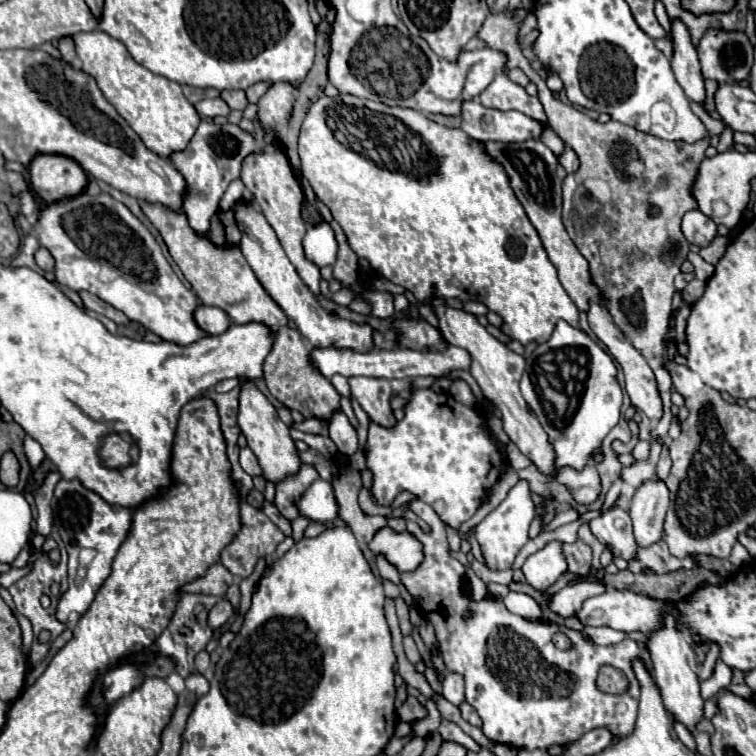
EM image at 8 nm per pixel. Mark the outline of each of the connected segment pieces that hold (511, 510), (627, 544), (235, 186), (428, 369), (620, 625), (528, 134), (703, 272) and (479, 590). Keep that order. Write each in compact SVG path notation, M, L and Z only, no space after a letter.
M519 480L507 494L507 498L493 510L489 512L479 524L477 528L473 528L473 534L477 534L477 542L481 546L485 564L489 570L507 570L513 566L513 560L517 556L517 552L527 544L527 530L529 524L535 516L535 504L531 498L531 490L529 490L529 482L527 480Z
M617 504L611 506L611 510L603 512L601 516L593 518L589 522L589 528L599 538L601 544L611 548L611 552L615 556L621 556L625 560L635 558L637 544L635 544L635 538L633 538L631 518Z
M235 180L233 184L229 184L225 196L223 196L221 202L219 202L219 208L221 208L221 210L229 210L229 208L243 196L243 192L245 192L243 182L241 182L241 180Z
M335 346L327 348L313 348L309 354L309 362L315 370L319 370L325 378L333 374L341 376L371 376L371 378L415 378L415 376L443 376L455 368L469 370L471 358L463 348L447 346L445 350L371 350L371 352L357 352L357 350L339 350Z
M605 590L599 596L591 596L583 602L581 610L575 614L579 618L579 622L583 626L609 626L615 630L623 630L623 632L653 632L657 628L661 628L663 624L663 612L671 610L667 606L663 606L657 600L651 600L647 596L629 592L629 590Z
M477 100L463 102L461 110L461 130L479 142L523 142L529 138L539 138L541 124L533 118L509 110L491 110Z
M689 252L687 260L695 266L695 278L699 278L699 280L707 280L707 278L713 274L713 266L707 264L698 253Z
M470 563L467 565L466 576L472 589L471 594L475 600L484 598L487 595L486 584L474 574Z

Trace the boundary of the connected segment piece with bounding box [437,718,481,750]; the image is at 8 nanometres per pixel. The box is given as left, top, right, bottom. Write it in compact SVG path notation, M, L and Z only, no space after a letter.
M441 720L441 724L439 724L439 728L437 728L437 732L441 734L441 738L443 740L453 740L453 742L459 742L459 744L463 744L467 750L481 750L481 746L469 736L469 734L465 734L455 722L449 722L449 720Z

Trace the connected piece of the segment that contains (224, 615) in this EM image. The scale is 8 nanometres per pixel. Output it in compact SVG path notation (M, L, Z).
M223 598L221 602L217 602L217 604L211 608L211 612L209 612L209 618L207 618L209 626L211 626L213 630L221 628L221 626L223 626L223 624L229 620L231 612L233 612L233 606L231 606L231 602L229 602L227 598Z

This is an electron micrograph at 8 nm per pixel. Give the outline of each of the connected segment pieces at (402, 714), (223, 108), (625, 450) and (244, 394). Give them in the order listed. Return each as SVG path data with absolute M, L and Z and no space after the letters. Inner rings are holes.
M409 696L405 700L405 704L397 710L397 714L399 714L399 720L411 722L411 720L417 720L417 718L427 718L427 708L415 696Z
M205 98L205 100L201 100L201 102L197 102L197 104L195 104L195 110L199 112L199 116L201 116L201 118L227 116L227 114L231 112L231 110L229 110L229 106L227 106L221 98L213 98L213 100Z
M632 437L631 441L628 444L617 444L617 440L612 443L612 447L618 454L625 454L627 458L632 461L635 459L631 456L631 451L635 445L639 442L639 437Z
M241 378L241 390L239 390L239 410L237 410L237 420L241 426L241 432L247 438L249 448L257 456L265 478L271 482L279 482L289 474L295 474L299 470L299 458L297 458L297 448L289 436L289 426L283 424L277 416L275 406L267 400L267 396L257 388L257 384L249 378Z

